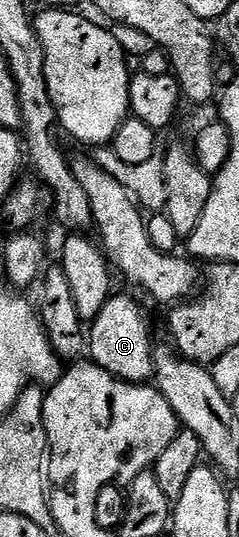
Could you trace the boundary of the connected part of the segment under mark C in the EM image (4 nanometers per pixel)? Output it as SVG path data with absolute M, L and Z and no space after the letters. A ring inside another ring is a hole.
M114 295L103 305L102 311L89 326L86 345L91 362L120 381L145 384L153 378L154 344L150 341L146 319L139 305L124 295Z

